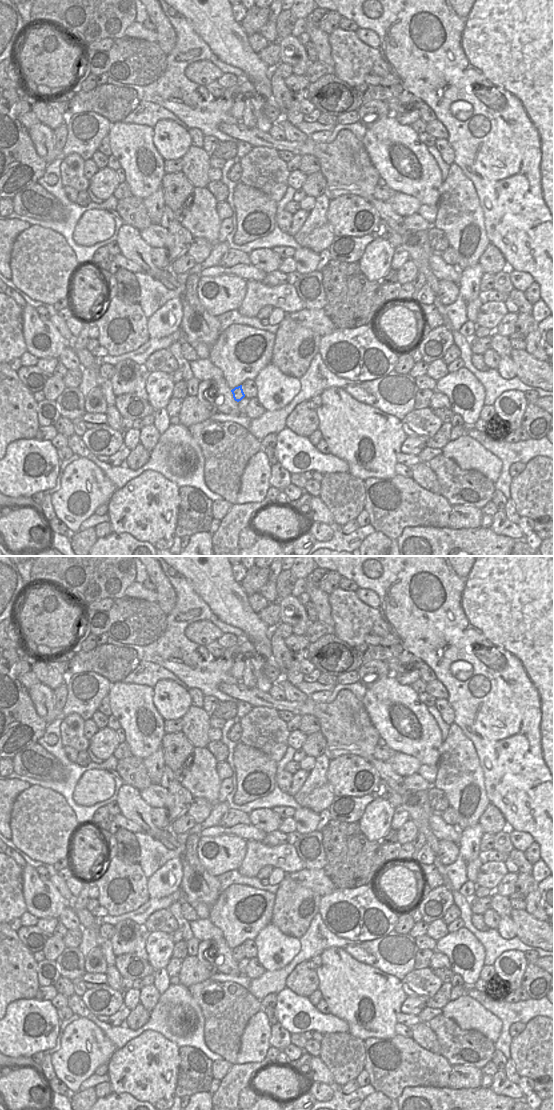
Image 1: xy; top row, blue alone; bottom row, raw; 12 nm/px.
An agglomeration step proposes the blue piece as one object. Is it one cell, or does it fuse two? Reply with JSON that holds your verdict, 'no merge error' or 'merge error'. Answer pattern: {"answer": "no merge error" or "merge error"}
{"answer": "no merge error"}

